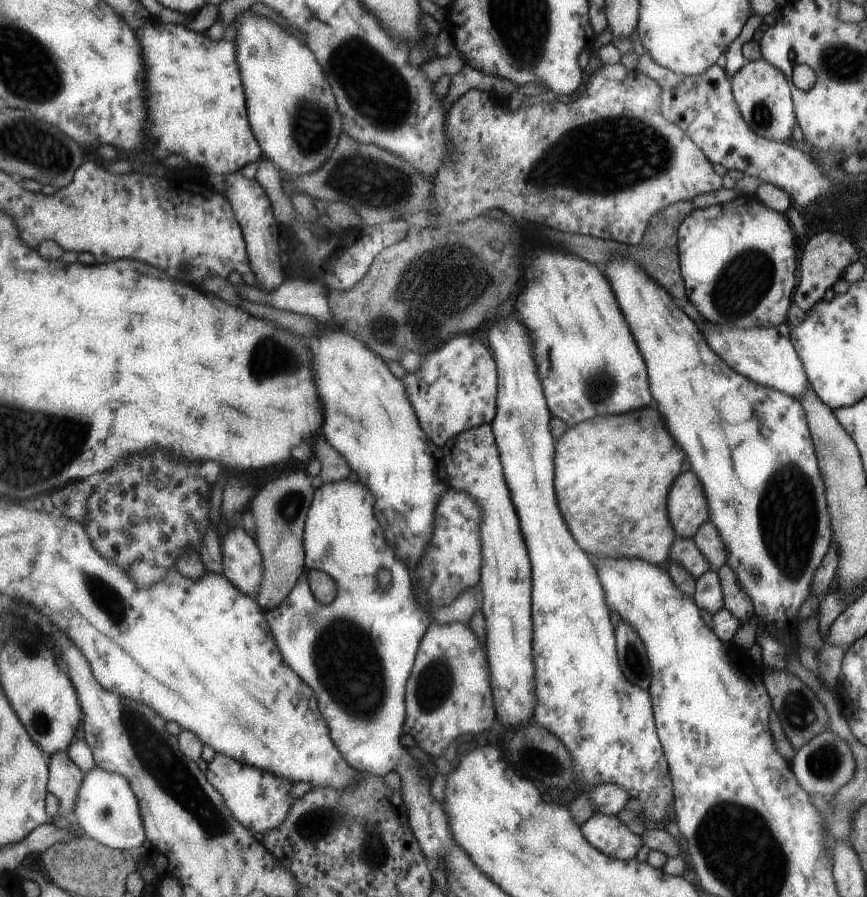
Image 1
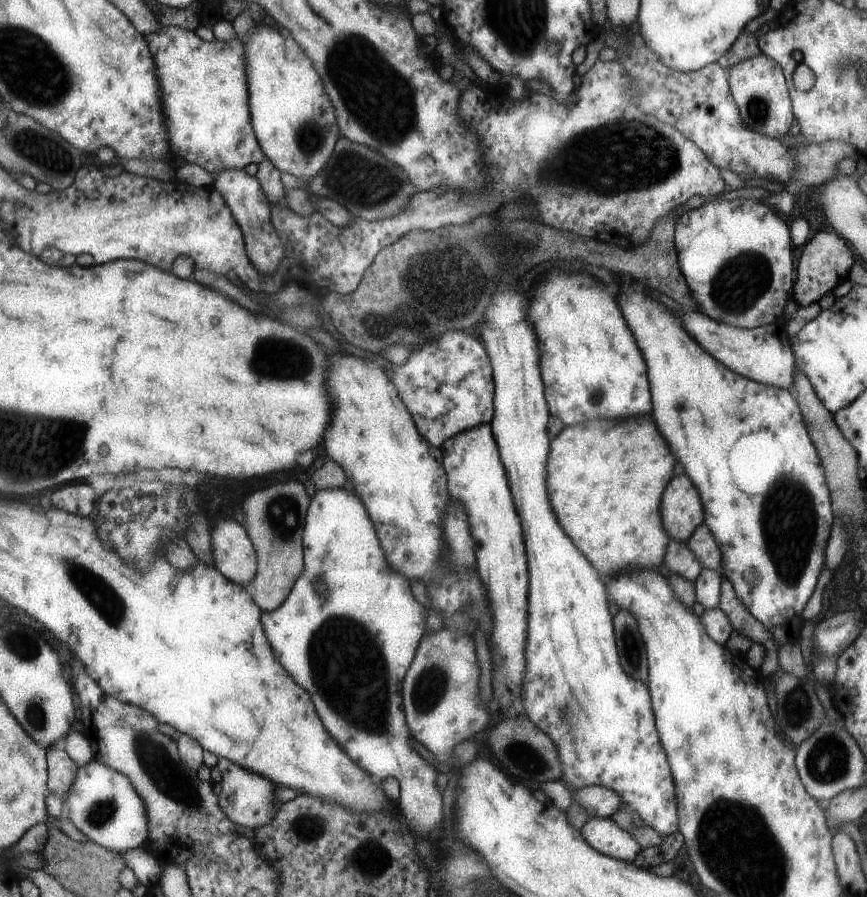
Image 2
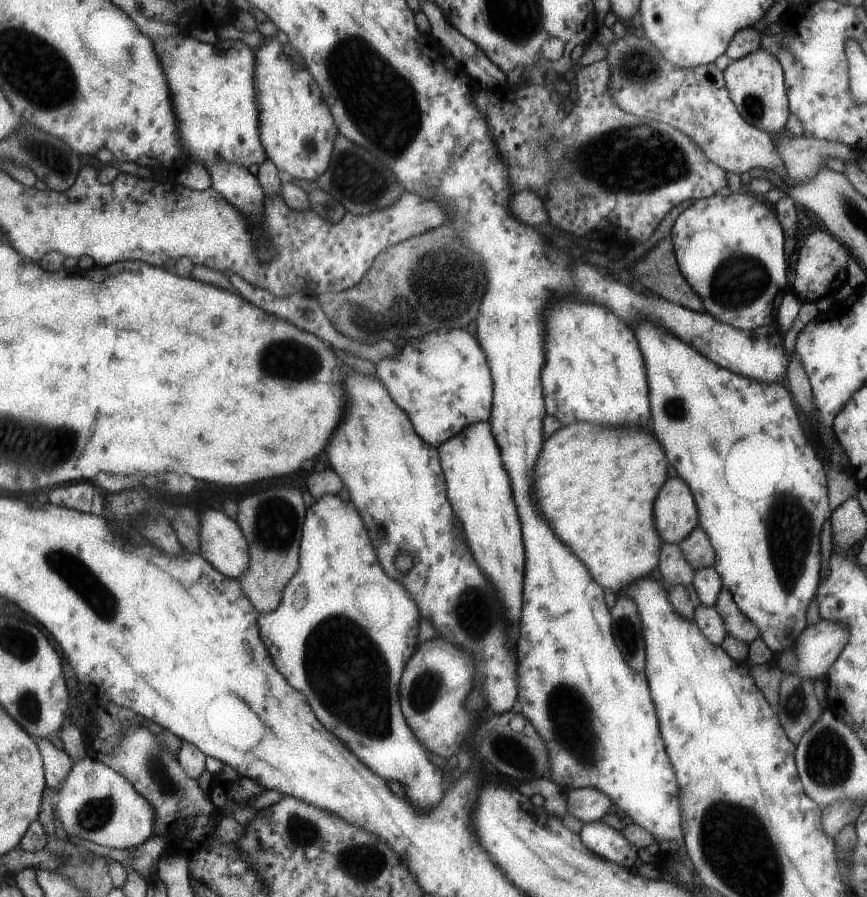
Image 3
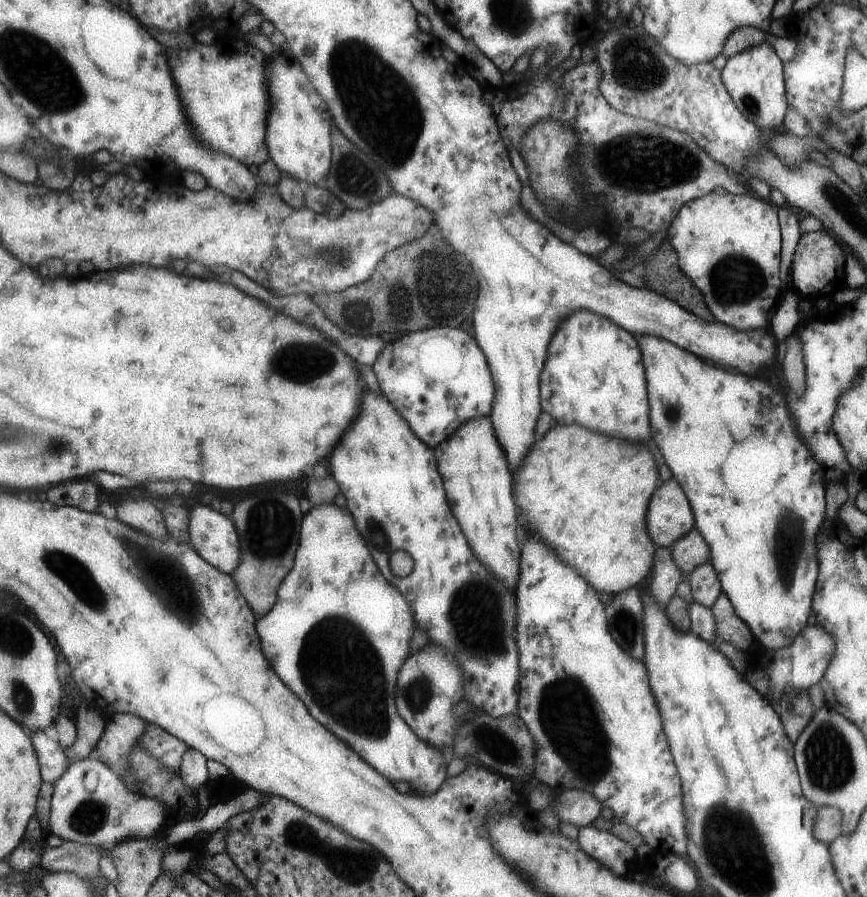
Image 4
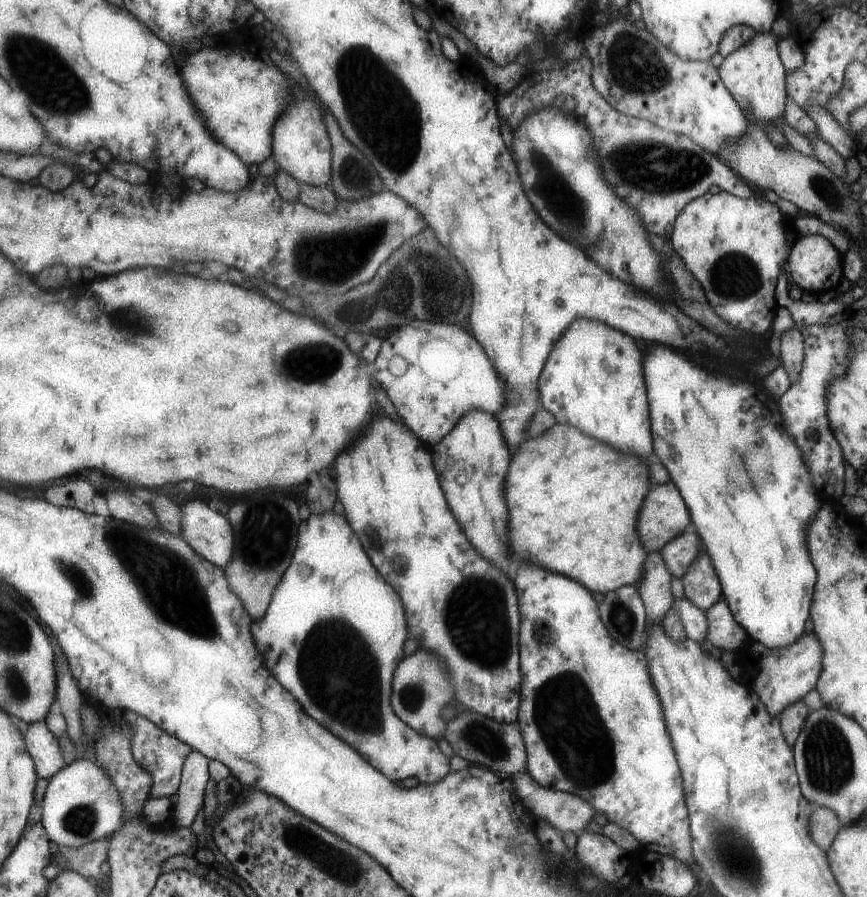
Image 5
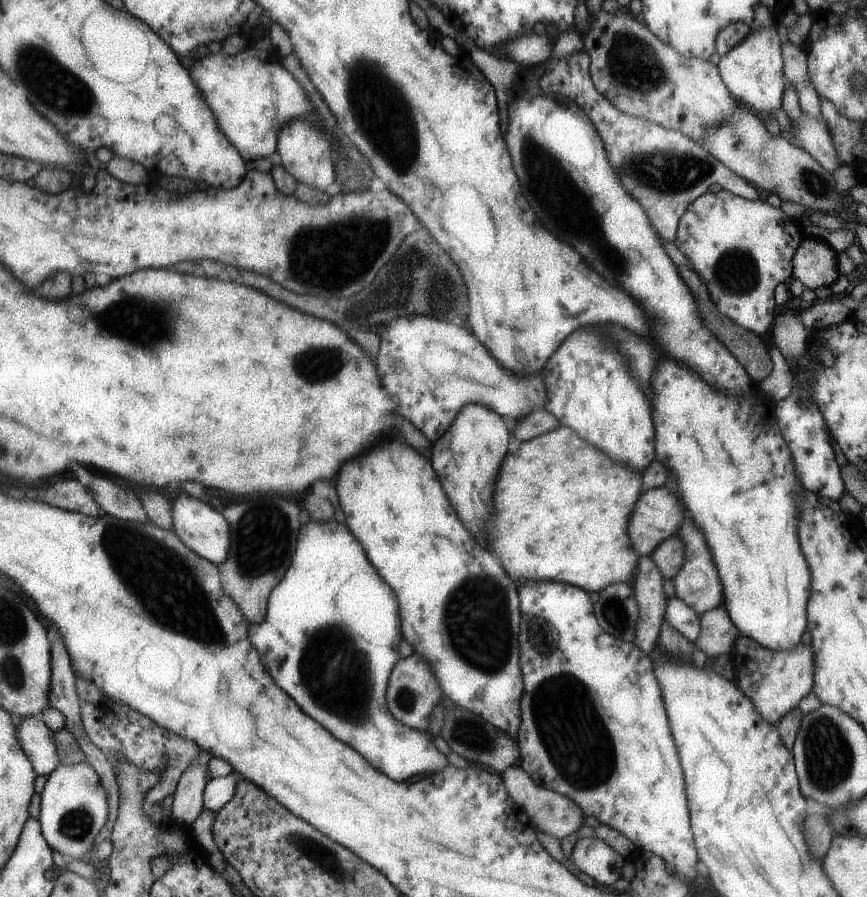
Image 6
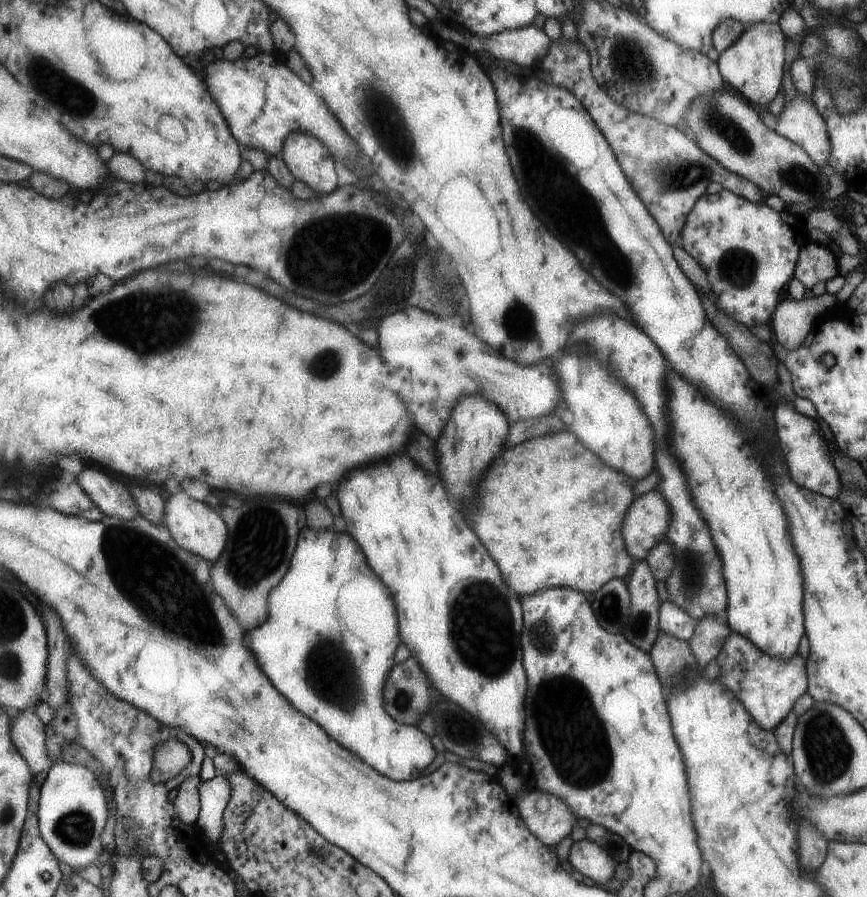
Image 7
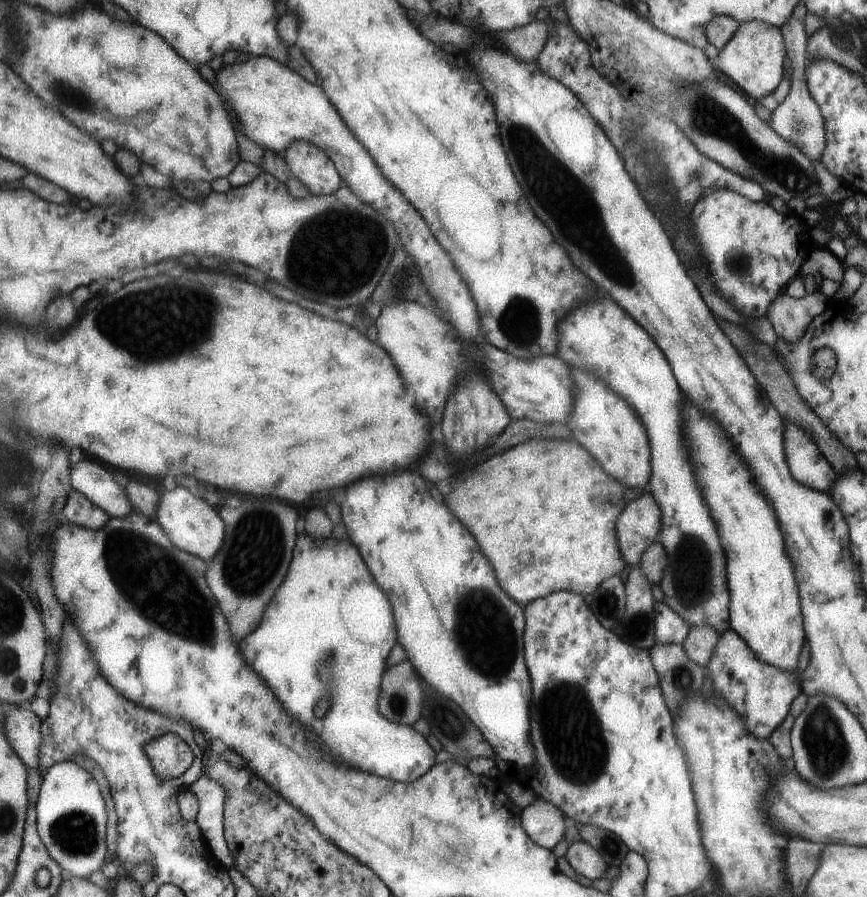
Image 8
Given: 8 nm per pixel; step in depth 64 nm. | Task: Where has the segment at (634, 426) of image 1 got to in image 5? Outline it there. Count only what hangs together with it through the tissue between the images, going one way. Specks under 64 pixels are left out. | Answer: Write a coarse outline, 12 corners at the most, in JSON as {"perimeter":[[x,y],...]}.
{"perimeter":[[557,422],[512,454],[512,558],[636,586],[670,482]]}

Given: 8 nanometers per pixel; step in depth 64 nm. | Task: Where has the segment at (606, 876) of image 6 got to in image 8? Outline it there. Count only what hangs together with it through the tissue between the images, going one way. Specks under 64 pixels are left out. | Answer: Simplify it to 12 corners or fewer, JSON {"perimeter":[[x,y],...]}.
{"perimeter":[[581,840],[565,856],[578,874],[602,878],[606,870],[591,843]]}

